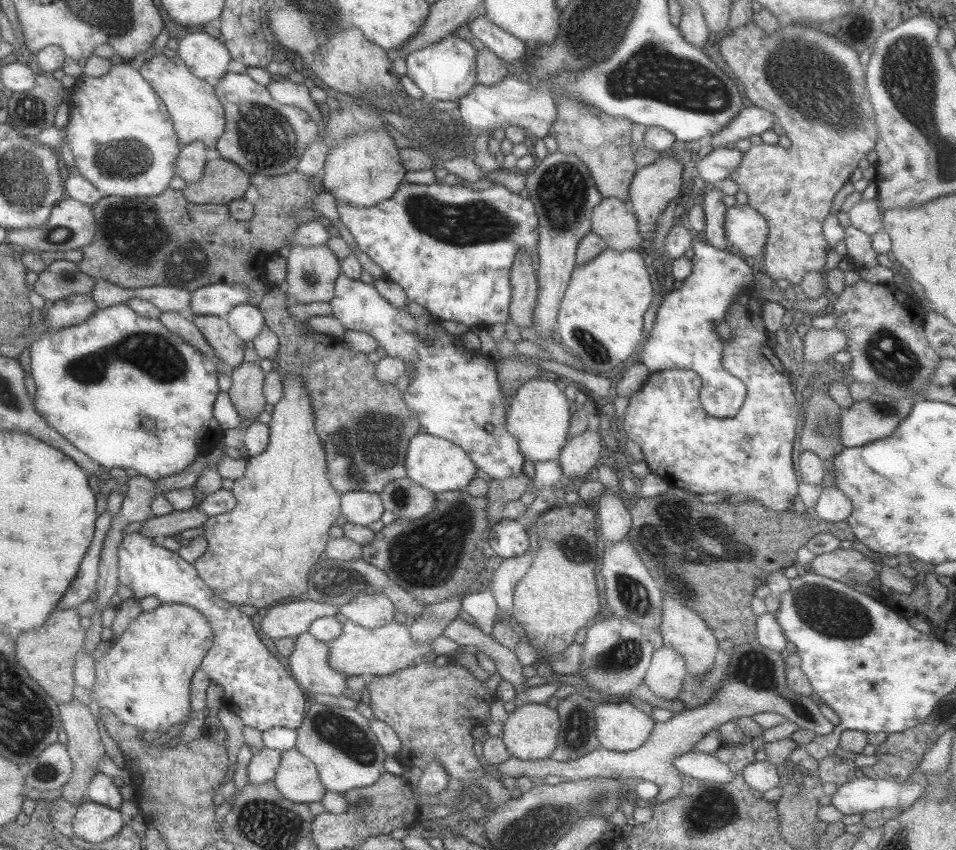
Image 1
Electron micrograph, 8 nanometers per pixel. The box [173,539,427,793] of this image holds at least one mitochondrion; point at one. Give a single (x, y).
(344, 735)

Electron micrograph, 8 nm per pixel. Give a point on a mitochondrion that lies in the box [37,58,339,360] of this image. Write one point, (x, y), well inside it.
(267, 138)

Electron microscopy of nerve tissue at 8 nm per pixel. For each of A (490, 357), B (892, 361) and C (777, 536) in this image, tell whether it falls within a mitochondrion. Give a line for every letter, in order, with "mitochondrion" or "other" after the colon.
A: other
B: mitochondrion
C: other

